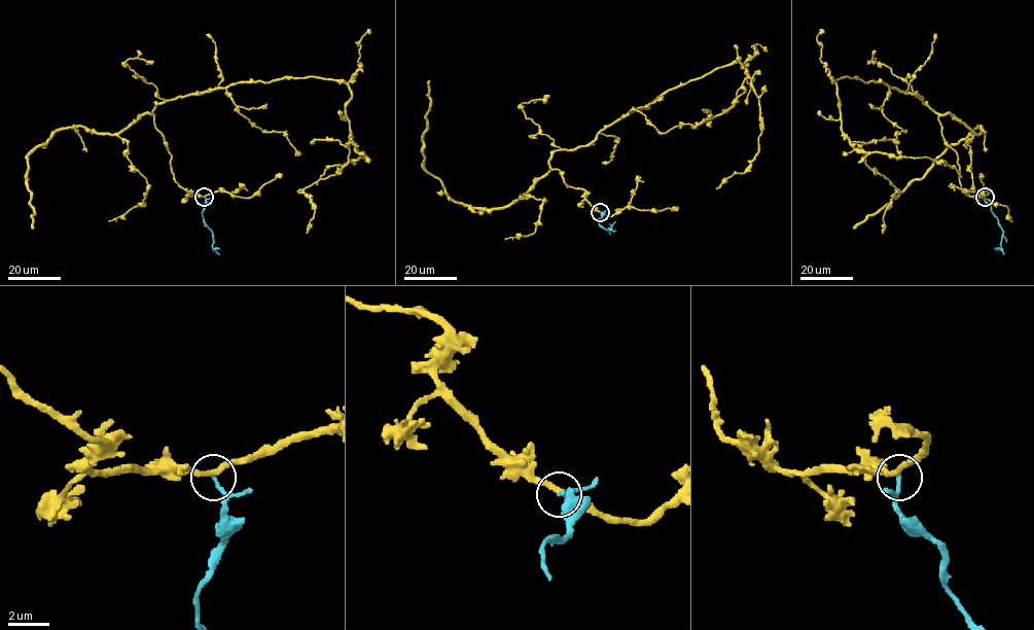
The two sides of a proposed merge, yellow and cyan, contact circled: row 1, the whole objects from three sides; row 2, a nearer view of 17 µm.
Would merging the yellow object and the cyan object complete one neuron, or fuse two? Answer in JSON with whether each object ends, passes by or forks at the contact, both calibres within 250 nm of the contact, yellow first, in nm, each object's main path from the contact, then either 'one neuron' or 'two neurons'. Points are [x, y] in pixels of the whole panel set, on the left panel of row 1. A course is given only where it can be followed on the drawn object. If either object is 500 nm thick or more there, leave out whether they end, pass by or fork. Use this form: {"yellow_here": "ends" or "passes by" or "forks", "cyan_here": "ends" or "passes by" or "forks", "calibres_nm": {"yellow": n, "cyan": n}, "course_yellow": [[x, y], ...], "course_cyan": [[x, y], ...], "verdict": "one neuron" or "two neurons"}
{"yellow_here": "passes by", "cyan_here": "ends", "calibres_nm": {"yellow": 280, "cyan": 190}, "course_yellow": [[205, 197], [175, 180], [152, 111], [239, 82], [315, 76], [348, 85], [350, 137], [365, 156], [320, 177]], "course_cyan": [[205, 197], [203, 221], [211, 230], [212, 247], [219, 248]], "verdict": "two neurons"}

